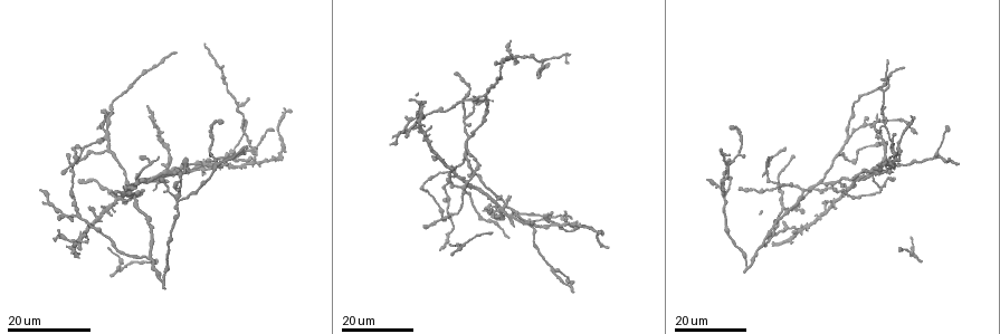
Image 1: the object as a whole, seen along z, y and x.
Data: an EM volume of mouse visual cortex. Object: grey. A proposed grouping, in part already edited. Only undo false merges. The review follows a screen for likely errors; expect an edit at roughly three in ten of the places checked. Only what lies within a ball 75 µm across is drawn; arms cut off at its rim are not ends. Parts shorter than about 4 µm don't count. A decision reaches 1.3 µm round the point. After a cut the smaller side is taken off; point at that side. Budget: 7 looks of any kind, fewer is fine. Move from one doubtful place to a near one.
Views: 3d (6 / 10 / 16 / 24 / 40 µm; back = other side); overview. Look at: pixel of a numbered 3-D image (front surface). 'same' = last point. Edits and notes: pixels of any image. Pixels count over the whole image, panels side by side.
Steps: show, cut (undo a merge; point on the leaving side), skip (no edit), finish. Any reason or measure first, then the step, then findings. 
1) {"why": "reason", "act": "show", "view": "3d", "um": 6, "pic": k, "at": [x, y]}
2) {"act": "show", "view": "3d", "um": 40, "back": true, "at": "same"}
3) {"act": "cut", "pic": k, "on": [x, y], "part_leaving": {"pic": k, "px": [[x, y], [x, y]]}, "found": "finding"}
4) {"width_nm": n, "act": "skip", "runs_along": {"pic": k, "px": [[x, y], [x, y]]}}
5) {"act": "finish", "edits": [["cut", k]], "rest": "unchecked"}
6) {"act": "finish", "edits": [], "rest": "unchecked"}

{"act": "show", "view": "3d", "um": 24, "pic": 1, "at": [182, 198]}

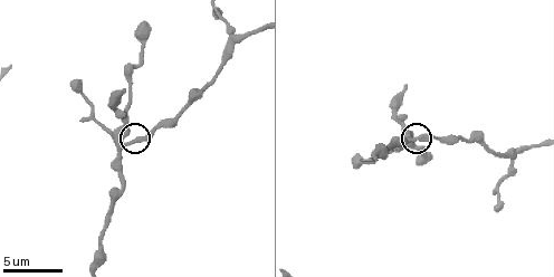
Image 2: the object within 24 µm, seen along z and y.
{"act": "show", "view": "3d", "um": 10, "pic": 2, "at": [130, 145]}

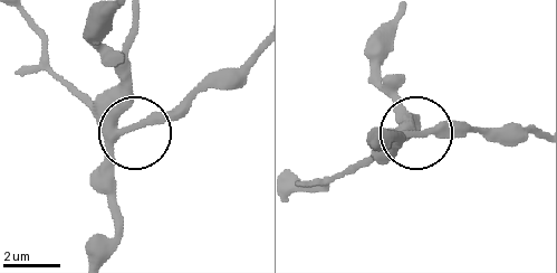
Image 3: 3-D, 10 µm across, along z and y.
{"width_nm": 430, "act": "skip", "found": "one neuron here"}

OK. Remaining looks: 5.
{"why": "thick turns thin", "act": "show", "view": "3d", "um": 24, "pic": 1, "at": [101, 233]}

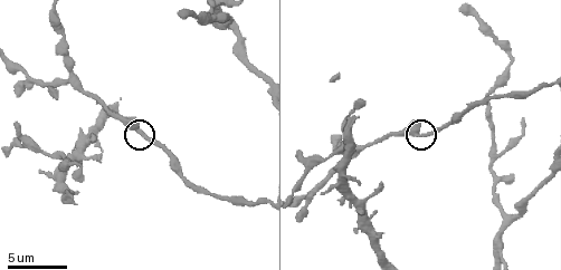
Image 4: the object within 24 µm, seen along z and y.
{"act": "show", "view": "3d", "um": 10, "pic": 4, "at": [424, 133]}

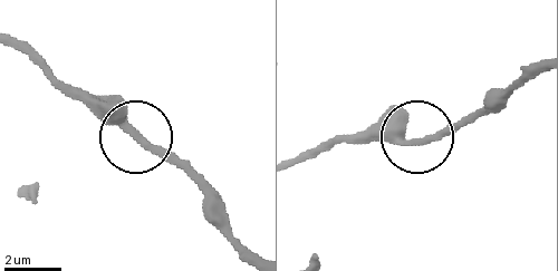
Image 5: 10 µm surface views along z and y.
{"width_nm": 230, "act": "skip", "runs_along": {"pic": 5, "px": [[536, 65], [457, 125], [400, 144], [365, 137]]}, "found": "continuous, no second neuron"}

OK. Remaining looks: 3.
{"why": "three arms meet", "act": "show", "view": "3d", "um": 10, "pic": 4, "at": [496, 151]}

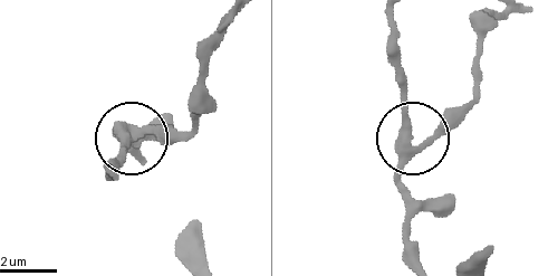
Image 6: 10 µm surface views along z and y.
{"arms": 3, "act": "skip", "found": "continuous, no second neuron"}

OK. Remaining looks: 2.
{"act": "finish", "edits": [], "rest": "unchecked"}

